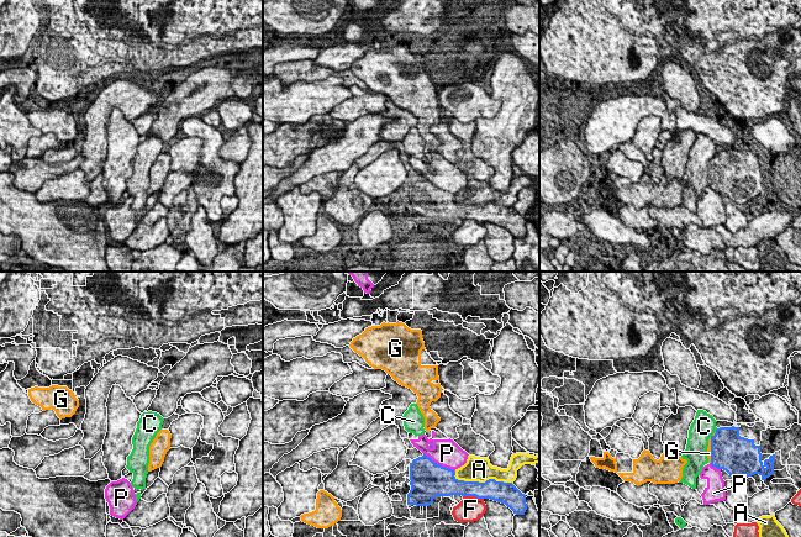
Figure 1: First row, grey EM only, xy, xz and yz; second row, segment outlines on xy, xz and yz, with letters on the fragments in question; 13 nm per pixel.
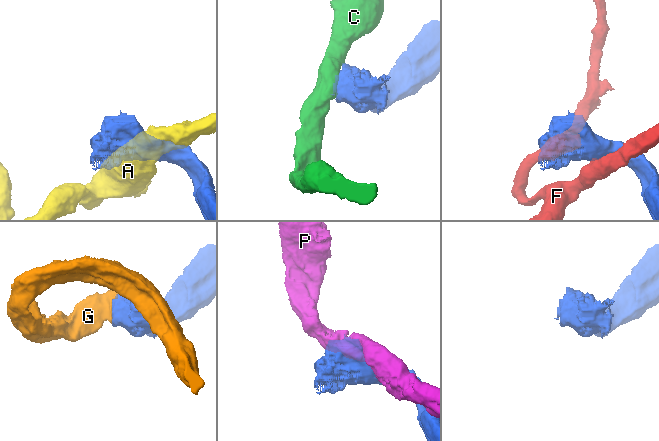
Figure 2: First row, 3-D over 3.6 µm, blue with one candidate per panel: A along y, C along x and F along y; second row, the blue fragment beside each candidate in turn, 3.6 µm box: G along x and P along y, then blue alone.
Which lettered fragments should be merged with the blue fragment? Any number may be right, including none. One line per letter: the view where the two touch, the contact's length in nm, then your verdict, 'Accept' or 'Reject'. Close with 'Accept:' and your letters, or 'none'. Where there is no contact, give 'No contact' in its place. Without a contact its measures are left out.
A: Touches blue in xz. Shared border 750 nm. Reject
C: Touches blue in yz. Shared border 60 nm. Reject
F: Touches blue in xz. Shared border 280 nm. Reject
G: Touches blue in yz. Shared border 420 nm. Accept
P: Touches blue in xz. Shared border 480 nm. Reject
Accept: G

